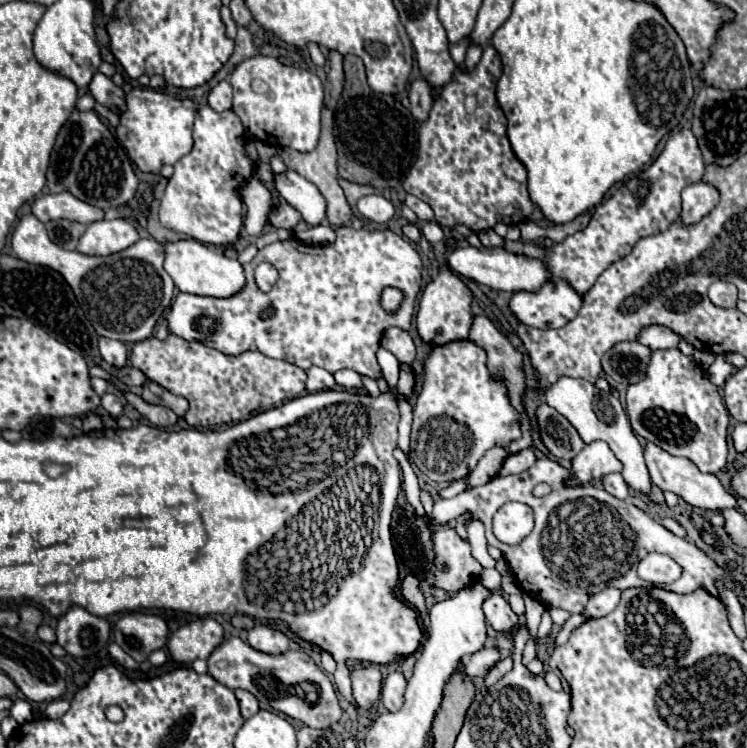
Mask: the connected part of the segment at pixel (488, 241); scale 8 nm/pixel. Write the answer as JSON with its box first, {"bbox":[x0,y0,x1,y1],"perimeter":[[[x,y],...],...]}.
{"bbox":[478,230,504,246],"perimeter":[[[484,230],[478,234],[478,238],[482,240],[484,246],[504,246],[504,240],[494,230]]]}

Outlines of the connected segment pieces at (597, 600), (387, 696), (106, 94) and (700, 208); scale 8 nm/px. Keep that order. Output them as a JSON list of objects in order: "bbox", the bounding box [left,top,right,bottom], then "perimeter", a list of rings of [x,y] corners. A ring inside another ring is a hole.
[{"bbox":[586,586,620,618],"perimeter":[[[608,586],[604,590],[600,590],[598,594],[594,594],[586,606],[586,614],[590,618],[600,618],[610,614],[620,602],[620,590],[614,586]]]},{"bbox":[382,672,406,712],"perimeter":[[[394,672],[388,678],[384,678],[382,686],[382,704],[386,706],[388,712],[396,712],[404,704],[404,690],[406,690],[406,680],[402,672]]]},{"bbox":[88,72,124,114],"perimeter":[[[96,72],[88,84],[92,96],[96,98],[98,104],[112,108],[114,112],[122,114],[124,112],[124,90],[118,88],[108,76]]]},{"bbox":[680,182,720,224],"perimeter":[[[696,182],[684,188],[682,192],[682,214],[680,220],[684,224],[698,222],[708,214],[720,200],[718,190],[708,182]]]}]

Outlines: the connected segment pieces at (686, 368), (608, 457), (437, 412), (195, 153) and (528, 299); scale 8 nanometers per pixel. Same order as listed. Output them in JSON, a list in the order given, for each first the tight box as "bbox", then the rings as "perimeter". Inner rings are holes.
[{"bbox":[626,348,730,474],"perimeter":[[[678,348],[654,350],[646,368],[646,376],[640,382],[628,386],[626,412],[636,436],[660,446],[672,456],[692,460],[701,472],[716,474],[727,463],[726,428],[730,424],[730,414],[718,388],[708,382],[706,376],[708,374]],[[718,450],[722,454],[720,460],[718,454],[714,454]]]},{"bbox":[572,440,622,484],"perimeter":[[[602,440],[586,444],[580,450],[580,454],[572,460],[572,482],[580,484],[588,484],[590,480],[600,482],[600,478],[610,472],[622,472],[622,462]]]},{"bbox":[410,340,522,484],"perimeter":[[[458,340],[458,342],[434,346],[430,358],[426,360],[424,386],[414,406],[410,458],[416,464],[416,468],[438,484],[466,478],[474,470],[478,460],[492,446],[506,448],[512,440],[518,440],[520,436],[522,436],[520,414],[510,404],[506,384],[502,380],[494,380],[492,374],[488,372],[484,348],[480,348],[472,340]]]},{"bbox":[160,106,254,246],"perimeter":[[[202,106],[194,120],[194,148],[190,154],[180,158],[174,164],[174,174],[168,180],[168,186],[164,190],[162,202],[160,202],[160,222],[162,226],[182,232],[202,244],[214,244],[214,246],[230,246],[238,240],[240,228],[242,228],[242,200],[238,194],[238,188],[244,184],[246,176],[254,172],[254,162],[244,154],[244,126],[234,110],[216,112],[210,106]]]},{"bbox":[510,280,582,330],"perimeter":[[[550,280],[540,292],[516,292],[510,310],[524,326],[548,330],[562,328],[582,306],[582,298],[562,280]]]}]

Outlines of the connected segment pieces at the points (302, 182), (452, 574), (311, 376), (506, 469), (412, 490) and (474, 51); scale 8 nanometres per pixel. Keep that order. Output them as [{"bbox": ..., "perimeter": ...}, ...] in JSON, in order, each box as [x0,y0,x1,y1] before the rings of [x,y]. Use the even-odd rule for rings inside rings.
[{"bbox":[274,170,326,226],"perimeter":[[[294,170],[274,174],[274,184],[280,196],[286,198],[286,202],[292,204],[302,214],[306,224],[318,226],[326,218],[324,196],[312,182],[308,182]]]},{"bbox":[434,528,482,594],"perimeter":[[[442,528],[436,530],[434,536],[434,550],[436,550],[436,586],[444,588],[452,594],[478,582],[482,566],[470,554],[470,542],[464,542],[456,530]],[[442,564],[448,564],[450,570],[444,572]]]},{"bbox":[306,366,338,392],"perimeter":[[[312,366],[310,370],[306,370],[308,374],[308,382],[306,382],[306,390],[308,392],[320,392],[320,390],[334,390],[338,388],[336,382],[334,382],[334,376],[320,368],[320,366]]]},{"bbox":[498,448,536,476],"perimeter":[[[532,448],[520,450],[520,452],[510,454],[510,456],[506,458],[506,462],[504,462],[504,466],[502,466],[502,470],[500,470],[498,474],[500,474],[500,476],[504,476],[504,474],[520,474],[520,472],[524,472],[534,460],[536,460],[536,456],[534,456],[534,450],[532,450]]]},{"bbox":[394,448,428,524],"perimeter":[[[396,448],[396,450],[394,450],[394,458],[400,462],[402,472],[404,472],[404,492],[406,492],[408,502],[414,506],[416,515],[421,517],[423,521],[428,524],[428,516],[420,501],[418,478],[416,478],[416,474],[414,474],[414,468],[412,468],[410,462],[408,462],[408,456],[404,456],[404,452],[402,452],[400,448]]]},{"bbox":[466,46,482,72],"perimeter":[[[470,46],[468,48],[468,52],[466,52],[466,68],[468,68],[468,72],[472,72],[474,66],[480,62],[480,54],[482,54],[480,46]]]}]

